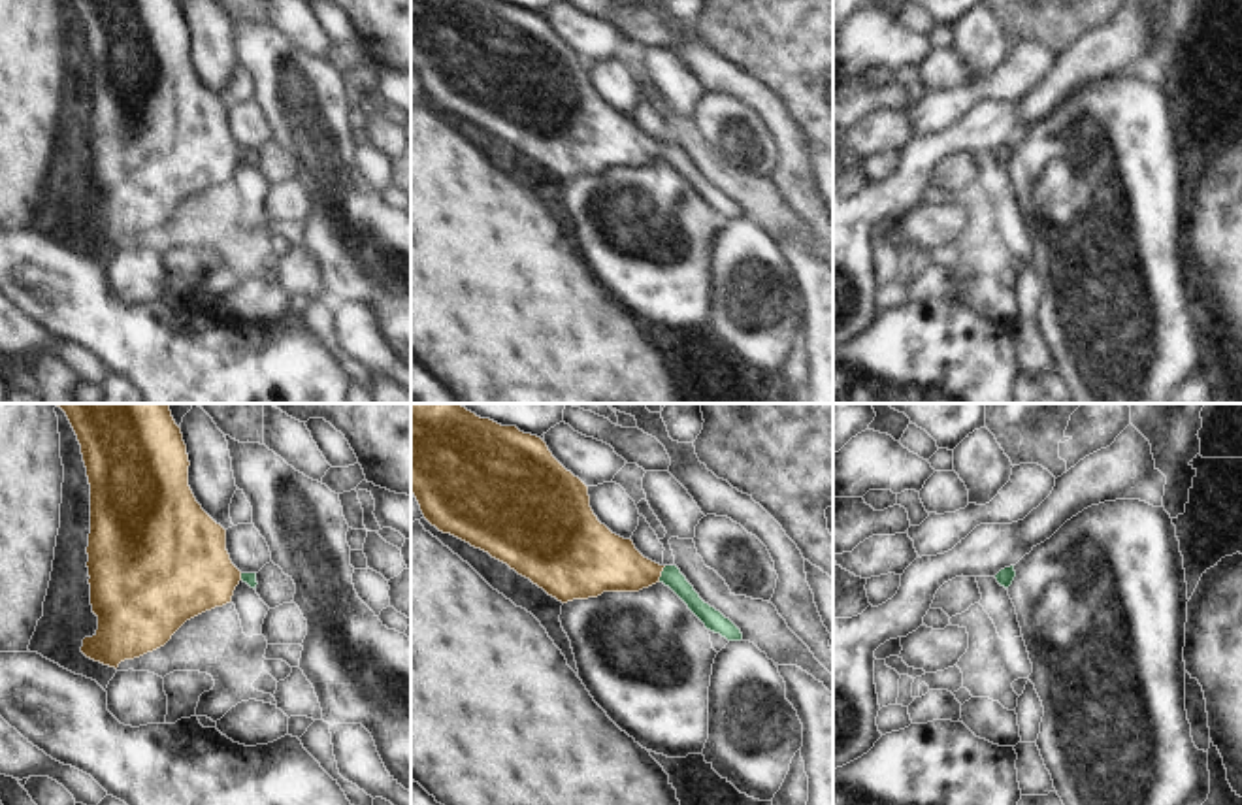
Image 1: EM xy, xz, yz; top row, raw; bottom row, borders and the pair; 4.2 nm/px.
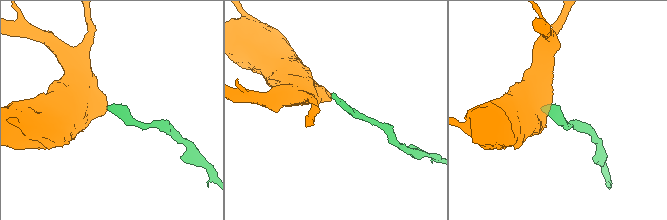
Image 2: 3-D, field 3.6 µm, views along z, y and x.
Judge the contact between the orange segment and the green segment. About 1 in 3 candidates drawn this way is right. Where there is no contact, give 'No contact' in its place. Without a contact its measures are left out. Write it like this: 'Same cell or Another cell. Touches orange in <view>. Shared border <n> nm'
Same cell. Touches orange in xz. Shared border 80 nm

